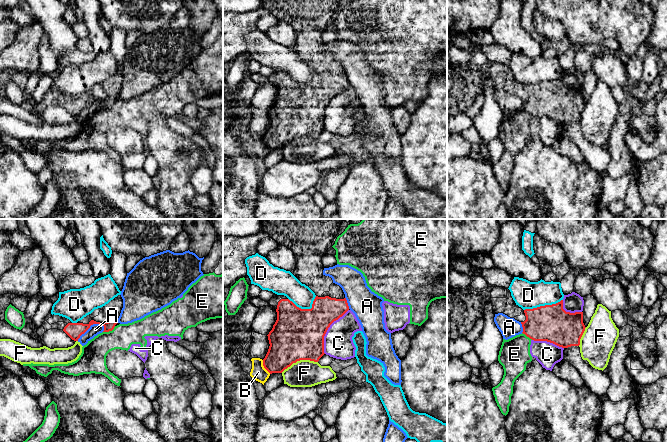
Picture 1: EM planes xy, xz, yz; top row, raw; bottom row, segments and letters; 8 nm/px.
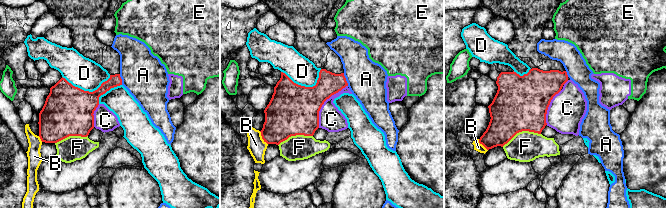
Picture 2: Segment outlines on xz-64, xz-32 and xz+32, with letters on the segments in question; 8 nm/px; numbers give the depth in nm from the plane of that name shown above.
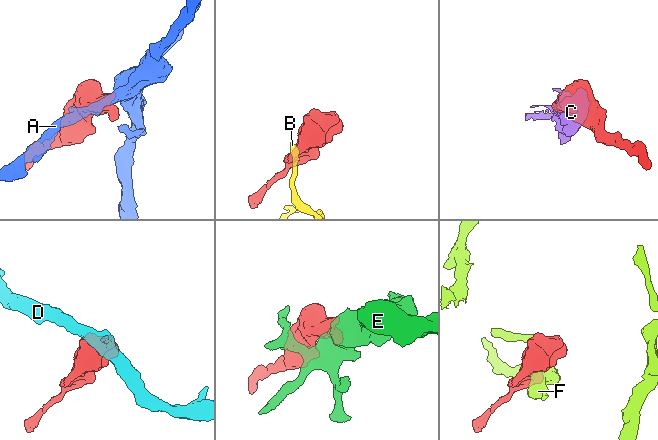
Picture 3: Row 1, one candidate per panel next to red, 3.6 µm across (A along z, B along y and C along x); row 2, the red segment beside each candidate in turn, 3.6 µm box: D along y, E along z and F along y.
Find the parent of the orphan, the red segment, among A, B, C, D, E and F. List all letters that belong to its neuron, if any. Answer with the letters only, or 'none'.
none

